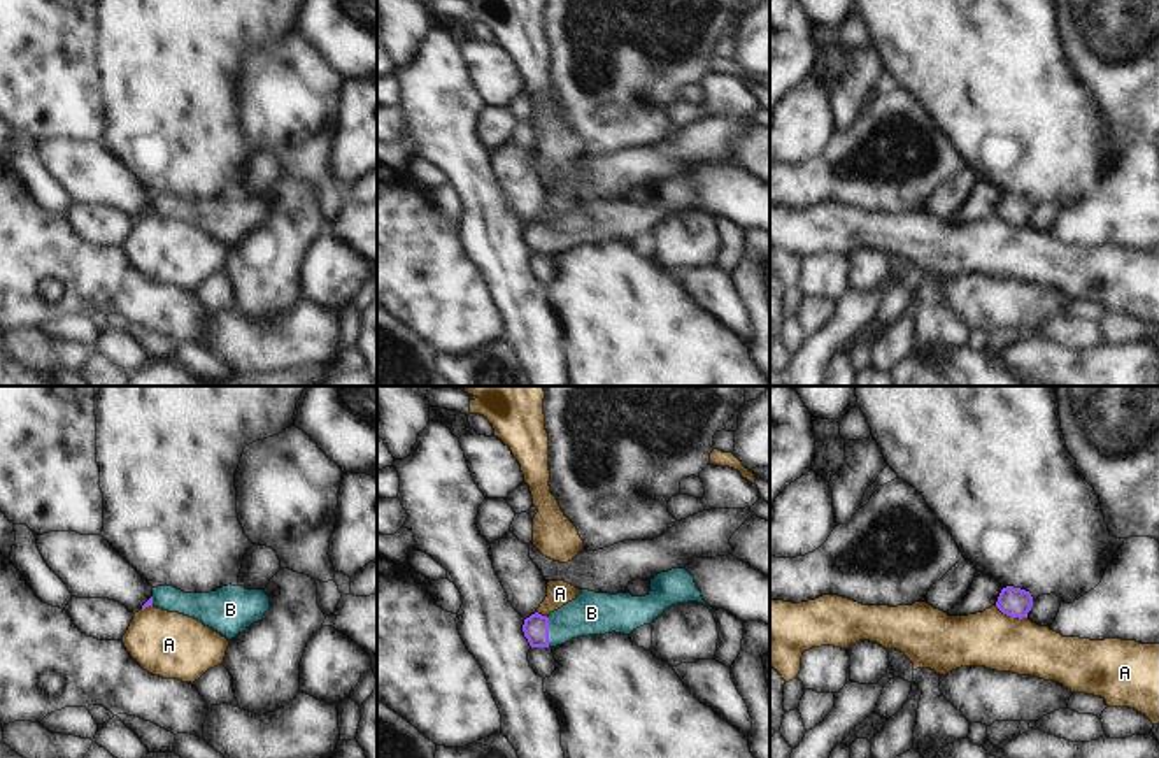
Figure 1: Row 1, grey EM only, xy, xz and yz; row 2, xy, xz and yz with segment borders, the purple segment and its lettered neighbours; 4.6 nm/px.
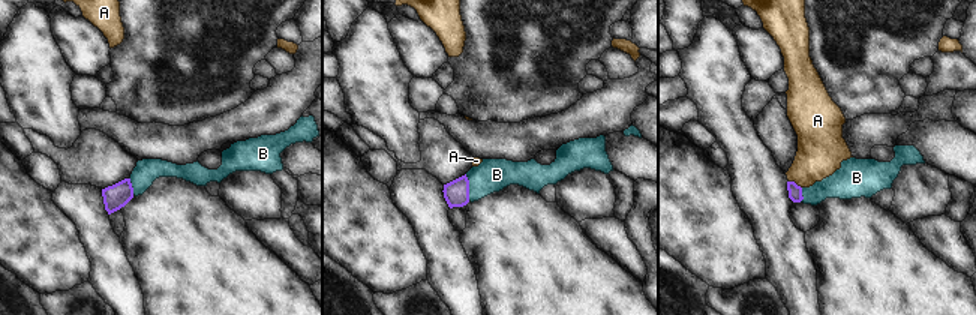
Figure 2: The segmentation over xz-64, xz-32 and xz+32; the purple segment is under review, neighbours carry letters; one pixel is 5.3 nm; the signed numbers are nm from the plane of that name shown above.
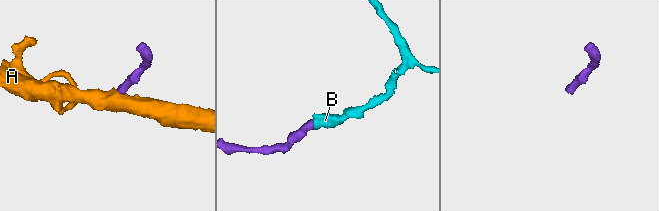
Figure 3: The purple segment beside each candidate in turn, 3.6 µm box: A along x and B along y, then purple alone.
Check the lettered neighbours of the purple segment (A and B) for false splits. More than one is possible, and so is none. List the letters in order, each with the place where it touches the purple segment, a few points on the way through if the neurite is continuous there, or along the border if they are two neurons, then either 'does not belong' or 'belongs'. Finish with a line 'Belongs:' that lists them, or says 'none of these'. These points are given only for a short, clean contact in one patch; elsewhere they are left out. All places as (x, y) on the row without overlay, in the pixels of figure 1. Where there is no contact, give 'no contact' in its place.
A: meets purple in yz at (1010, 223); border along yz (995, 213), (1010, 223), (1026, 225); does not belong
B: meets purple in xz at (547, 239); runs through xz (535, 235), (547, 239), (591, 220); belongs
Belongs: B

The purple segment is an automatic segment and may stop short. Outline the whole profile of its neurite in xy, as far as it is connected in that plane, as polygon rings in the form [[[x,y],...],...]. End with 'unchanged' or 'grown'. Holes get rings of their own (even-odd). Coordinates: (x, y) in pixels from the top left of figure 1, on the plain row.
[[[165,191],[153,195],[153,204],[142,216],[149,212],[195,225],[231,247],[252,230],[263,226],[270,216],[270,204],[263,197],[231,191],[210,200],[184,200]]]; grown

